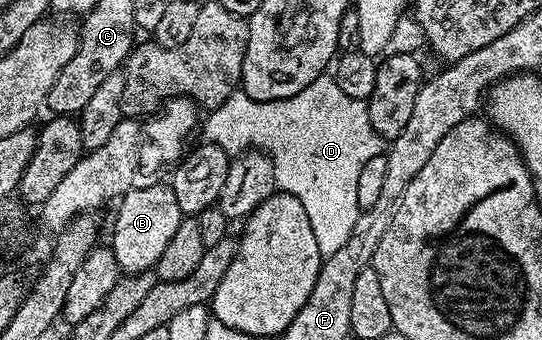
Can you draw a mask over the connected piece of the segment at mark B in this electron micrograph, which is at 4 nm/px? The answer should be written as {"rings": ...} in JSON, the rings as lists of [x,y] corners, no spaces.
{"rings":[[[157,182],[143,189],[130,190],[117,201],[116,207],[114,237],[108,244],[114,249],[119,269],[126,274],[151,271],[184,219],[173,187]]]}

